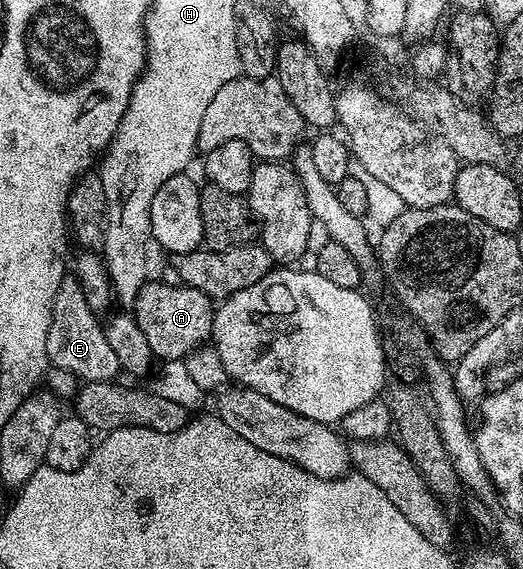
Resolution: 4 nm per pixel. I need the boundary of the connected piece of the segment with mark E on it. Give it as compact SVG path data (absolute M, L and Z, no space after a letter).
M76 277L62 278L51 308L51 328L47 328L47 356L52 369L71 373L85 382L108 382L122 373L111 344L107 344L102 321L97 318L98 311L87 304L87 296Z

